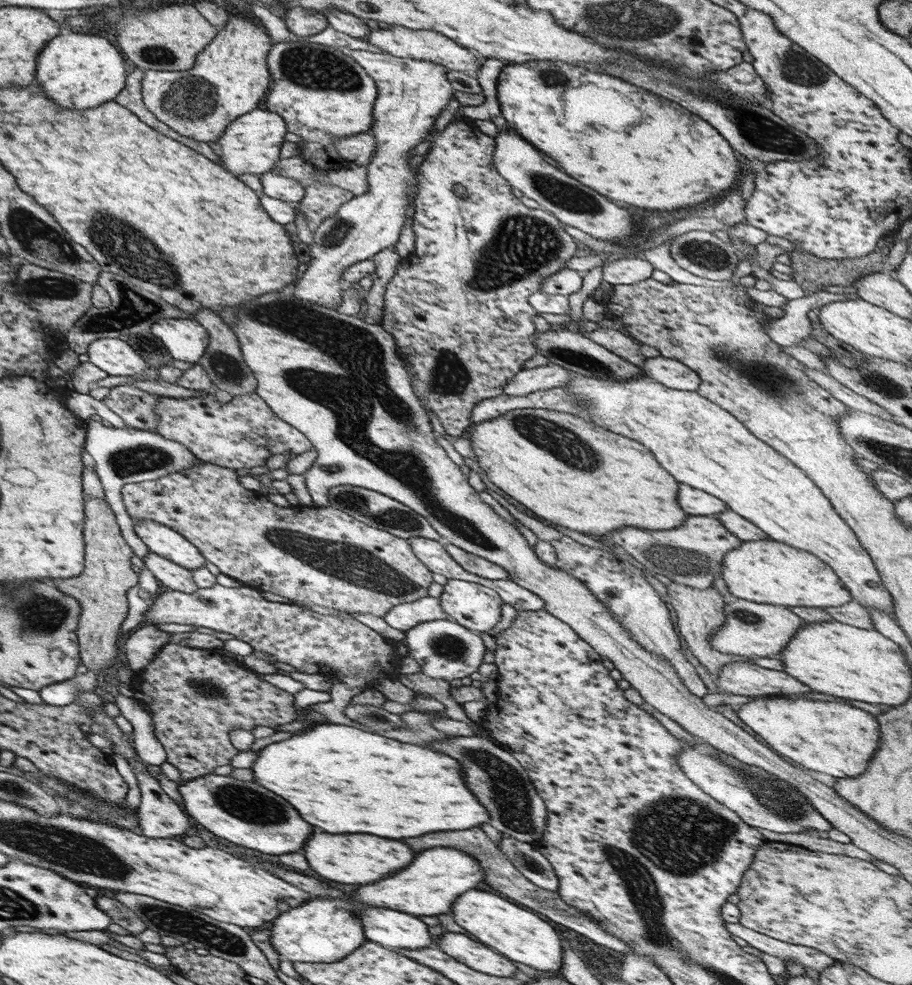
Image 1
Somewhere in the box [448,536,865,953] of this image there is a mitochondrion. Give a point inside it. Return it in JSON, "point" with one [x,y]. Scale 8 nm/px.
{"point":[510,794]}

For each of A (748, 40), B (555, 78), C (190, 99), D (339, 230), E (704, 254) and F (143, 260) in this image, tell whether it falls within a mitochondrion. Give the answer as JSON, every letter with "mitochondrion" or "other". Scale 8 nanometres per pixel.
{"A":"other","B":"mitochondrion","C":"mitochondrion","D":"mitochondrion","E":"mitochondrion","F":"mitochondrion"}

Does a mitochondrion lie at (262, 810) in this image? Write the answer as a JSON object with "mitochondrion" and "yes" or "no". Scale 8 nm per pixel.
{"mitochondrion":"yes"}

